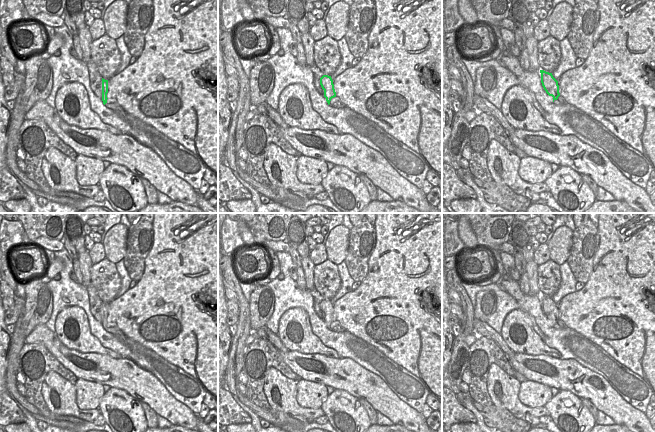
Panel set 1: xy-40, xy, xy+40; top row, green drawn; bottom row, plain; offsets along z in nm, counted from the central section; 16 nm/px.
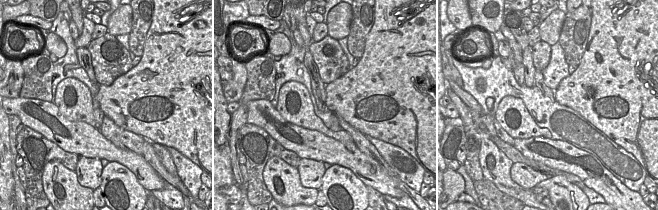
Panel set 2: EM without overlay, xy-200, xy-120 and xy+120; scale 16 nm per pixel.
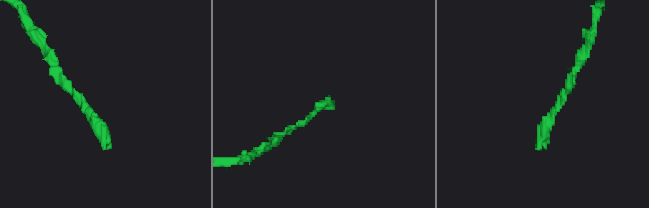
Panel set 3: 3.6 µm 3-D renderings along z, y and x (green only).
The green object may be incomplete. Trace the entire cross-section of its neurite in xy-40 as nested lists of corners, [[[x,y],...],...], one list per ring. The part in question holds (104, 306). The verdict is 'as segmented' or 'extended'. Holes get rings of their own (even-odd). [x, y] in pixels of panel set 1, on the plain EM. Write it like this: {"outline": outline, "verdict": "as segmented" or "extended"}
{"outline": [[[102,302],[102,325],[103,328],[113,334],[115,337],[117,337],[119,340],[124,341],[126,336],[123,334],[123,332],[117,327],[116,323],[114,322],[108,322],[108,304],[105,304]]], "verdict": "extended"}

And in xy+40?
{"outline": [[[540,294],[541,297],[541,307],[549,320],[553,321],[553,326],[555,329],[568,328],[564,322],[559,317],[558,305],[553,301],[552,297]]], "verdict": "extended"}

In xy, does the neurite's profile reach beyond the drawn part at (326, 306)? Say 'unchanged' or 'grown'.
grown

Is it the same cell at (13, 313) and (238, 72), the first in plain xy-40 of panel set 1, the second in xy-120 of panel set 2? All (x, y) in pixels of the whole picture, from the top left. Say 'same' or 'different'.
same

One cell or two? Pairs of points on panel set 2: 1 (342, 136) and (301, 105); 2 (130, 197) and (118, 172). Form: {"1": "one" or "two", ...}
{"1": "one", "2": "one"}

